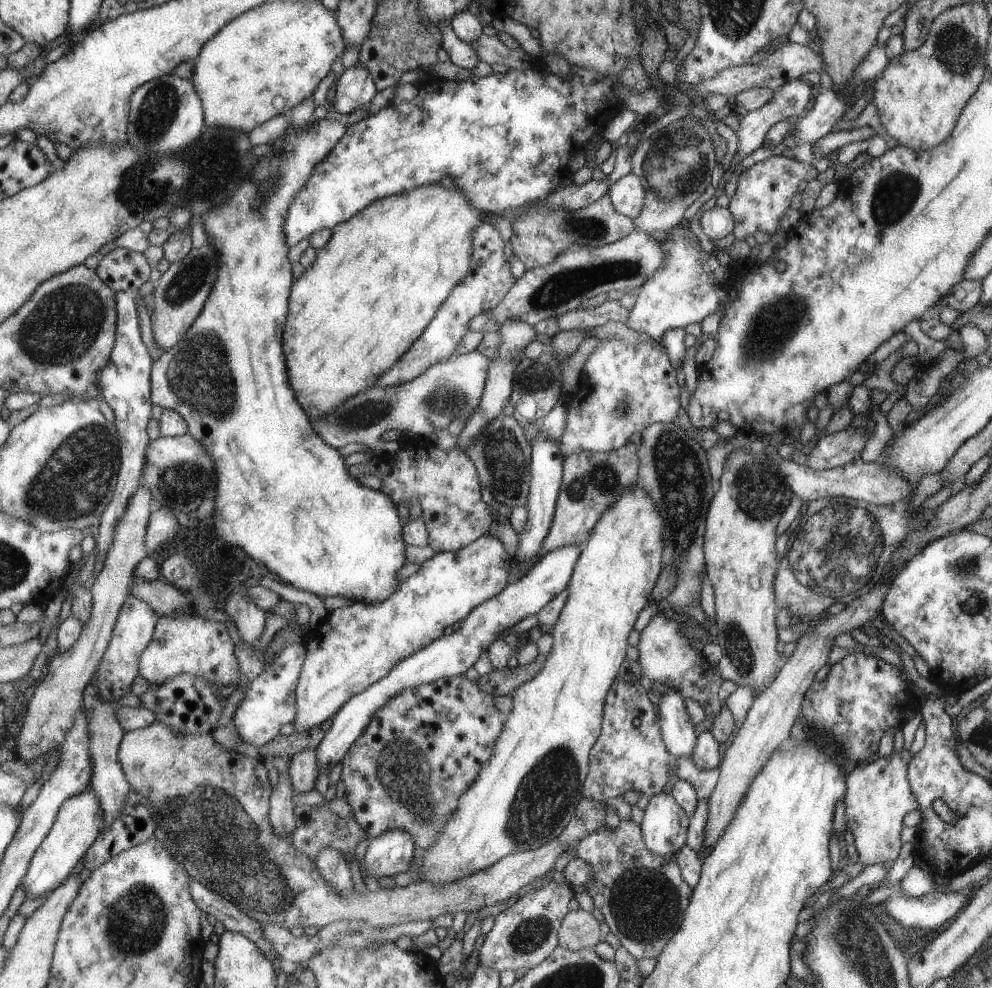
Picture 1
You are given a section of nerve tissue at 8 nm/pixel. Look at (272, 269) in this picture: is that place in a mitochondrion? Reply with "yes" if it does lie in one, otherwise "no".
no

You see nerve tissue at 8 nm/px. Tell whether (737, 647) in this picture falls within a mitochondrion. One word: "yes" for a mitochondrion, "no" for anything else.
yes

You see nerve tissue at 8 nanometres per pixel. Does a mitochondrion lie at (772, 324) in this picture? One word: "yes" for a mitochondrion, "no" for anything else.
yes

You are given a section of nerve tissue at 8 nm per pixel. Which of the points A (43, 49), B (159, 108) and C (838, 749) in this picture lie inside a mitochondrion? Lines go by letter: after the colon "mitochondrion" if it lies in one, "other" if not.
A: other
B: mitochondrion
C: other

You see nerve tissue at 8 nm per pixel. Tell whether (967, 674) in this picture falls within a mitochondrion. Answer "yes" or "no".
no

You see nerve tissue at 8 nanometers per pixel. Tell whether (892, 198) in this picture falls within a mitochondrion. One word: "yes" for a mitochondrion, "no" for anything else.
yes

